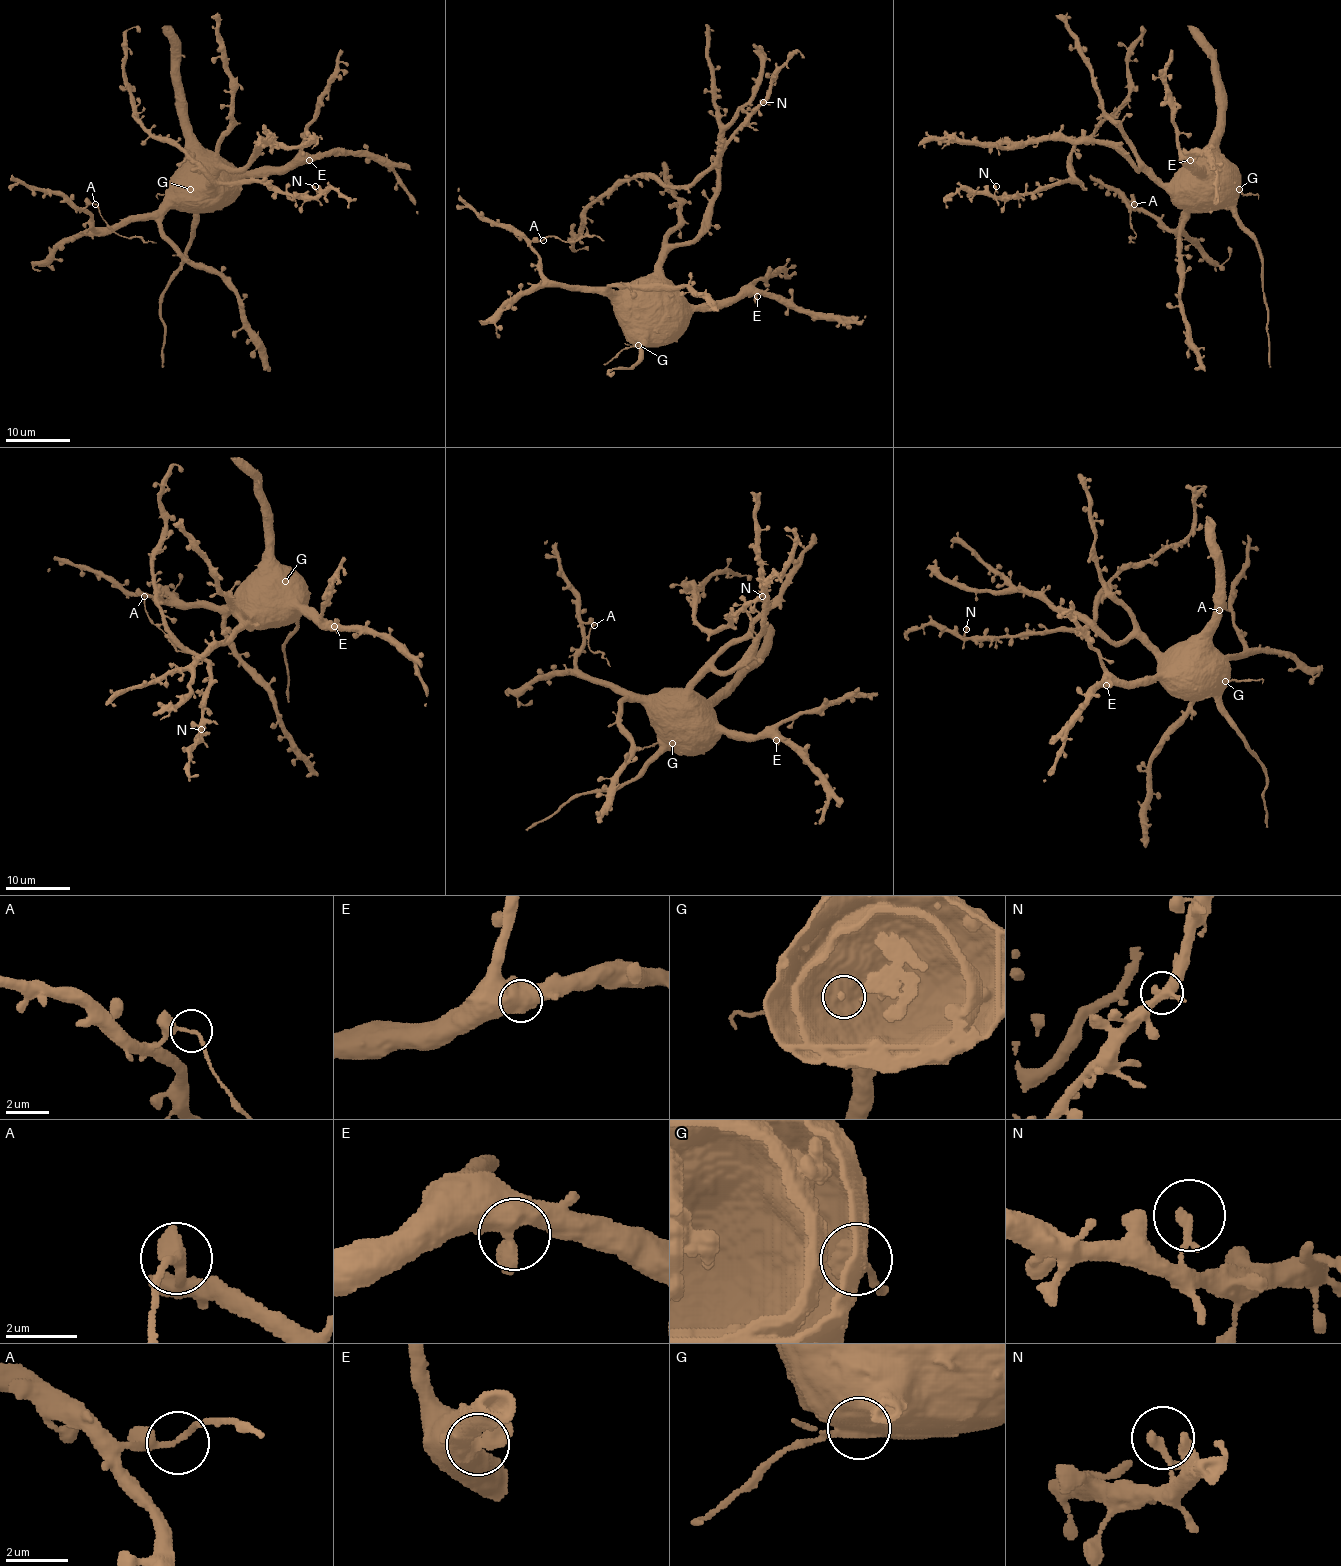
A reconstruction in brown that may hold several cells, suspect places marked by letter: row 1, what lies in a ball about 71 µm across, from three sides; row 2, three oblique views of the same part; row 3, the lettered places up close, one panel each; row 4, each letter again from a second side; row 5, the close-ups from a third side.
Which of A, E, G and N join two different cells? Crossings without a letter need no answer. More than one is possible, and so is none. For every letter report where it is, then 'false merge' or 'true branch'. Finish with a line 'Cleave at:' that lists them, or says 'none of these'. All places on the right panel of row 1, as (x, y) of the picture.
A: at (1134, 204); false merge
E: at (1190, 160); true branch
G: at (1239, 189); false merge
N: at (996, 186); true branch
Cleave at: A, G

